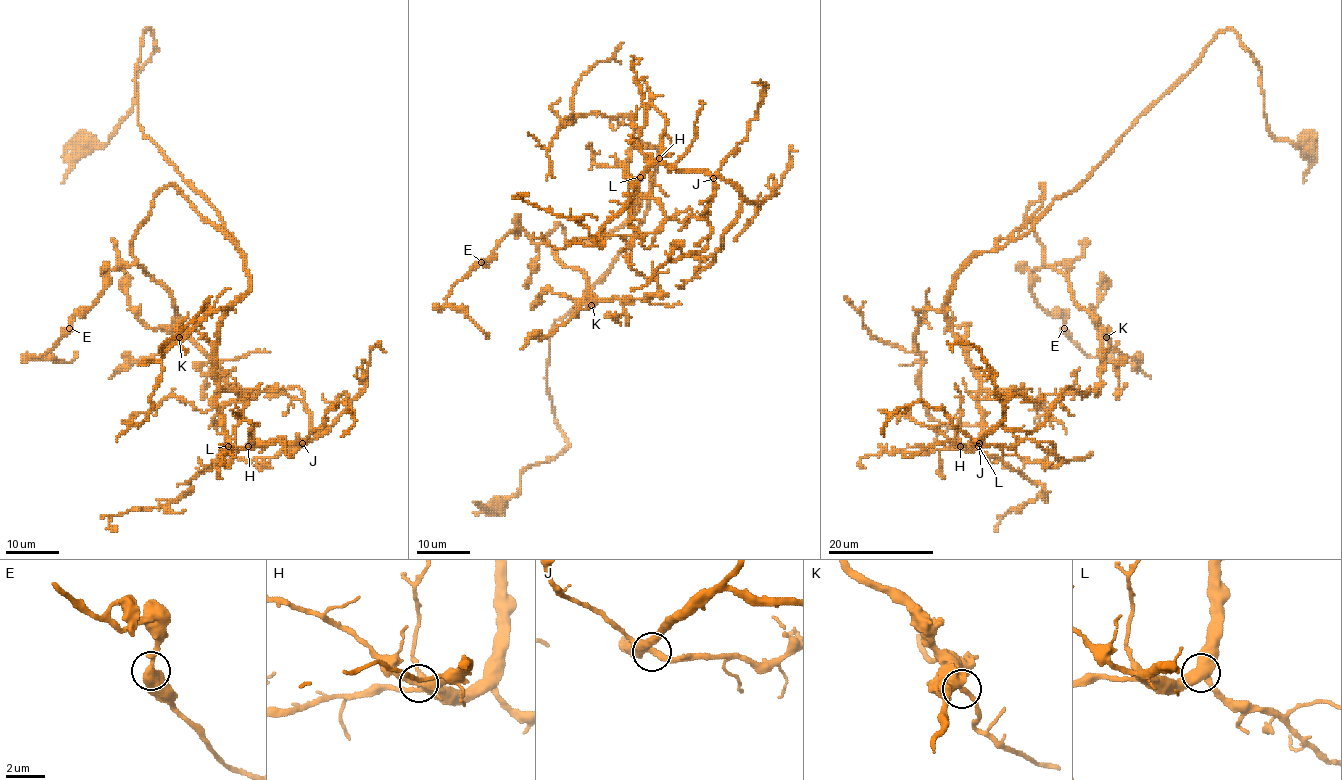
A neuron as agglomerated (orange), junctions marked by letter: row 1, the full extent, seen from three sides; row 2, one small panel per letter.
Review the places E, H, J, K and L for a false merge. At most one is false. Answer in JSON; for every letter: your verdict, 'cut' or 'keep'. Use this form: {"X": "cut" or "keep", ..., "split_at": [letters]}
{"E": "keep", "H": "keep", "J": "keep", "K": "keep", "L": "keep", "split_at": []}

